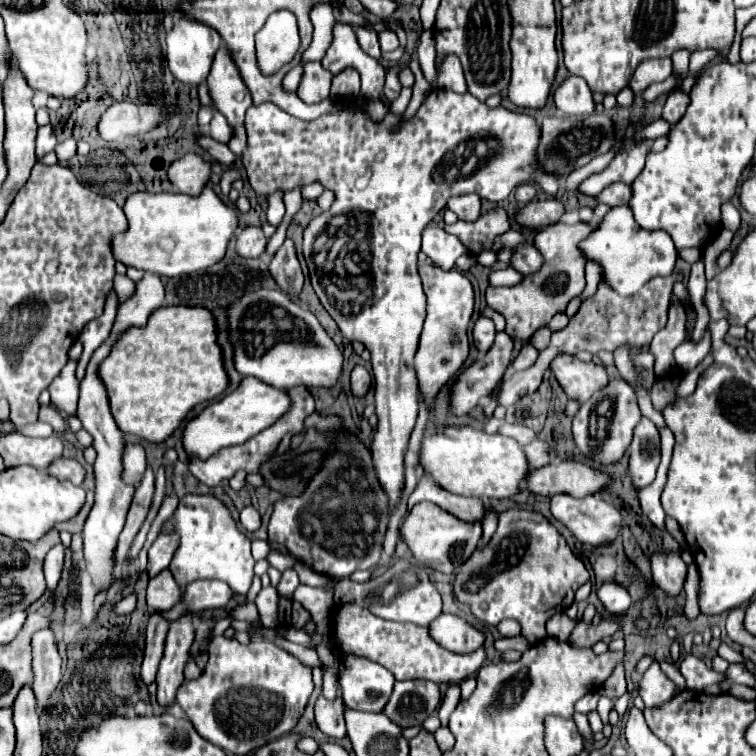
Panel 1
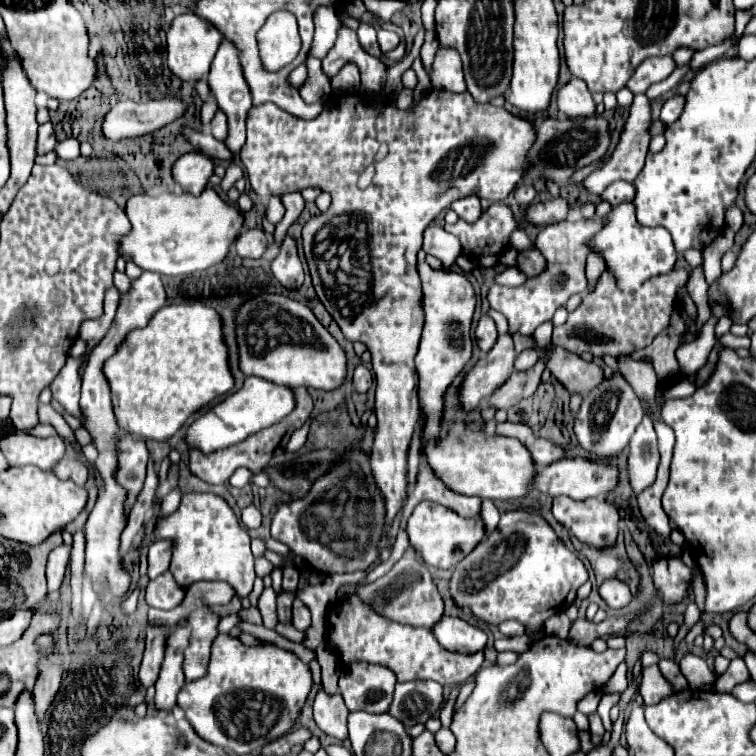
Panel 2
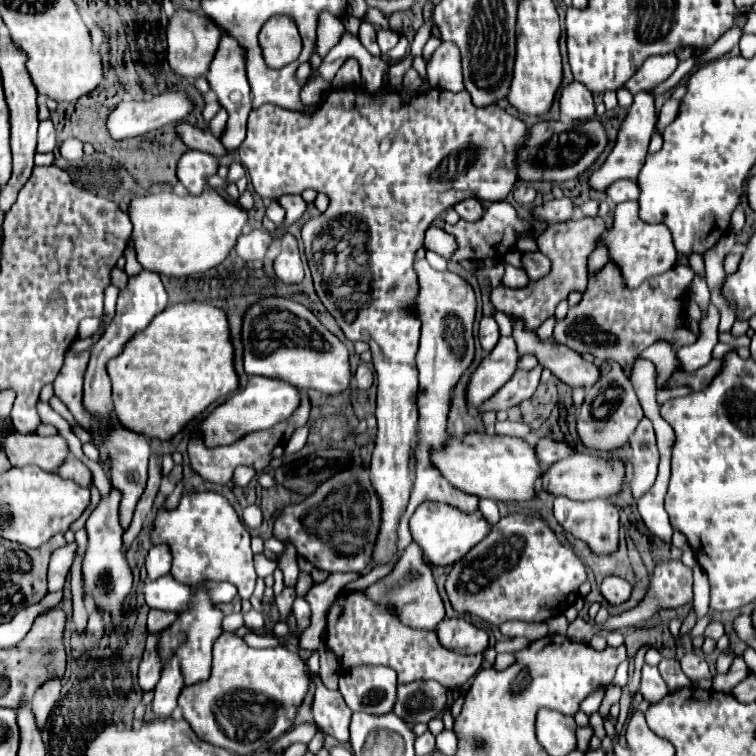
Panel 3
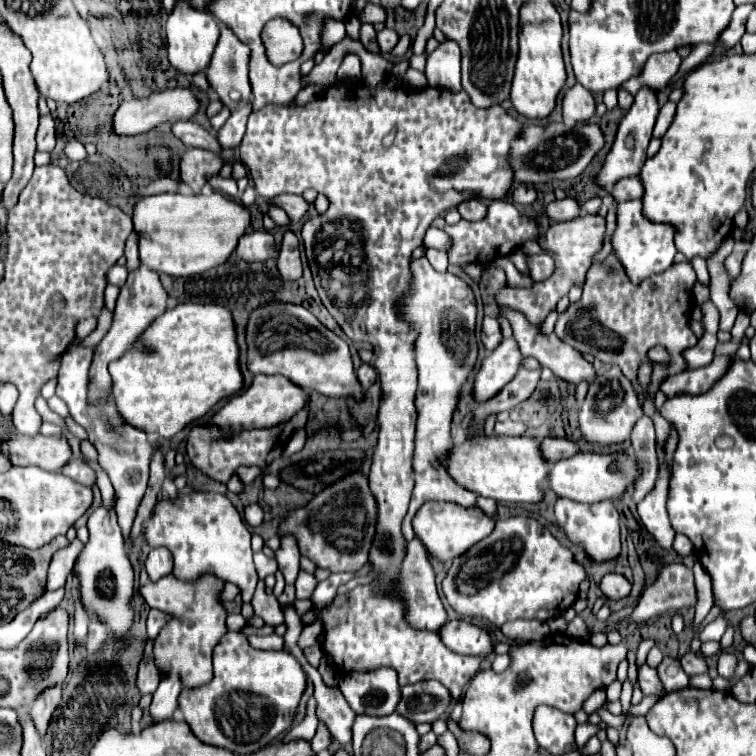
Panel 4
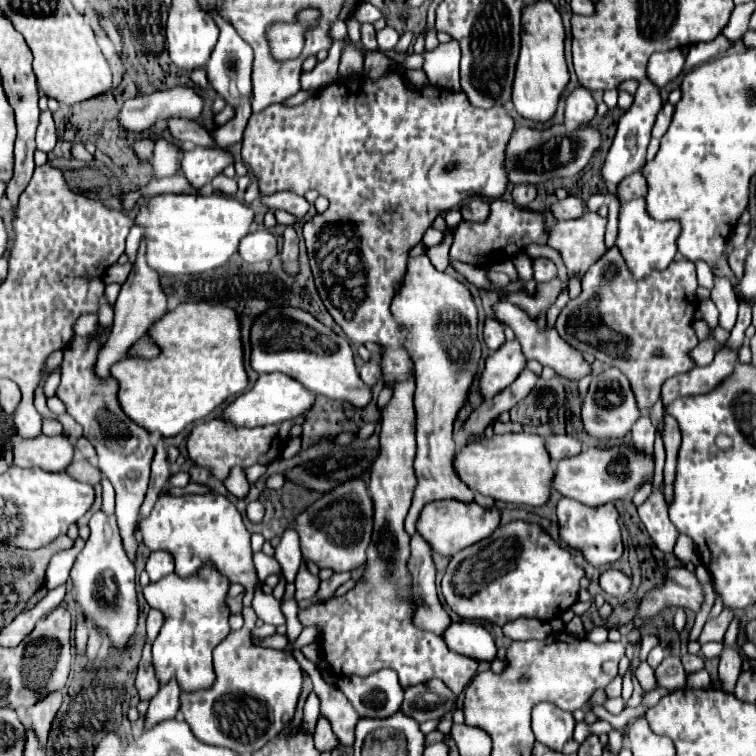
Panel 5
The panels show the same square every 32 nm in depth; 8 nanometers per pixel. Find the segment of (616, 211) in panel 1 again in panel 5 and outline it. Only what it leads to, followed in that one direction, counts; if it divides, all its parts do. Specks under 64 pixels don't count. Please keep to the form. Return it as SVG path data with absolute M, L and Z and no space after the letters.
M644 198L630 200L620 204L620 222L618 222L618 236L616 236L616 248L620 250L630 274L636 280L646 278L654 270L666 270L674 256L676 256L676 236L680 234L680 226L672 220L658 222L644 212Z

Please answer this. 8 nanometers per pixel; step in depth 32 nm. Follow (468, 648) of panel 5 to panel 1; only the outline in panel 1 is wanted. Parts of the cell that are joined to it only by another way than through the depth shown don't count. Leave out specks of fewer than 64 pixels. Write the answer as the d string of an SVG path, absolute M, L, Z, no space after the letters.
M442 612L432 620L428 630L432 640L452 652L472 652L484 644L484 634L454 614Z

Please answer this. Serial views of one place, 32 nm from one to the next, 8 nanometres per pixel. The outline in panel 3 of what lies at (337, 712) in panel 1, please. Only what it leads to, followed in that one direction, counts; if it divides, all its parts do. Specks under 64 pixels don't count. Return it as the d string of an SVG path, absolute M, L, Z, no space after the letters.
M314 678L314 682L316 682L316 698L312 704L312 712L314 712L314 720L318 728L324 734L334 736L338 742L346 742L348 720L352 716L352 710L344 704L344 698L340 696L338 690L332 692L324 688L320 678Z

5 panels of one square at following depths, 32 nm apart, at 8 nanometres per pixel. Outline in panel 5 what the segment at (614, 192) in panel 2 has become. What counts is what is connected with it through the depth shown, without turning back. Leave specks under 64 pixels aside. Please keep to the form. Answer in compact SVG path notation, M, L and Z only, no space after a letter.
M640 172L624 178L618 188L616 188L616 196L620 202L626 202L626 200L632 200L632 198L642 198L646 192L644 188L644 176L640 176Z

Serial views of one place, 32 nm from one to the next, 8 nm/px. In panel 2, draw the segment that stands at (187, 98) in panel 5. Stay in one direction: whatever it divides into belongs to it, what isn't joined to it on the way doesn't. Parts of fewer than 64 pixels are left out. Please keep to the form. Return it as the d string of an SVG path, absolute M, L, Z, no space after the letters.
M160 98L150 102L120 100L104 116L102 134L108 140L142 136L170 124L182 114L184 104L178 98Z

